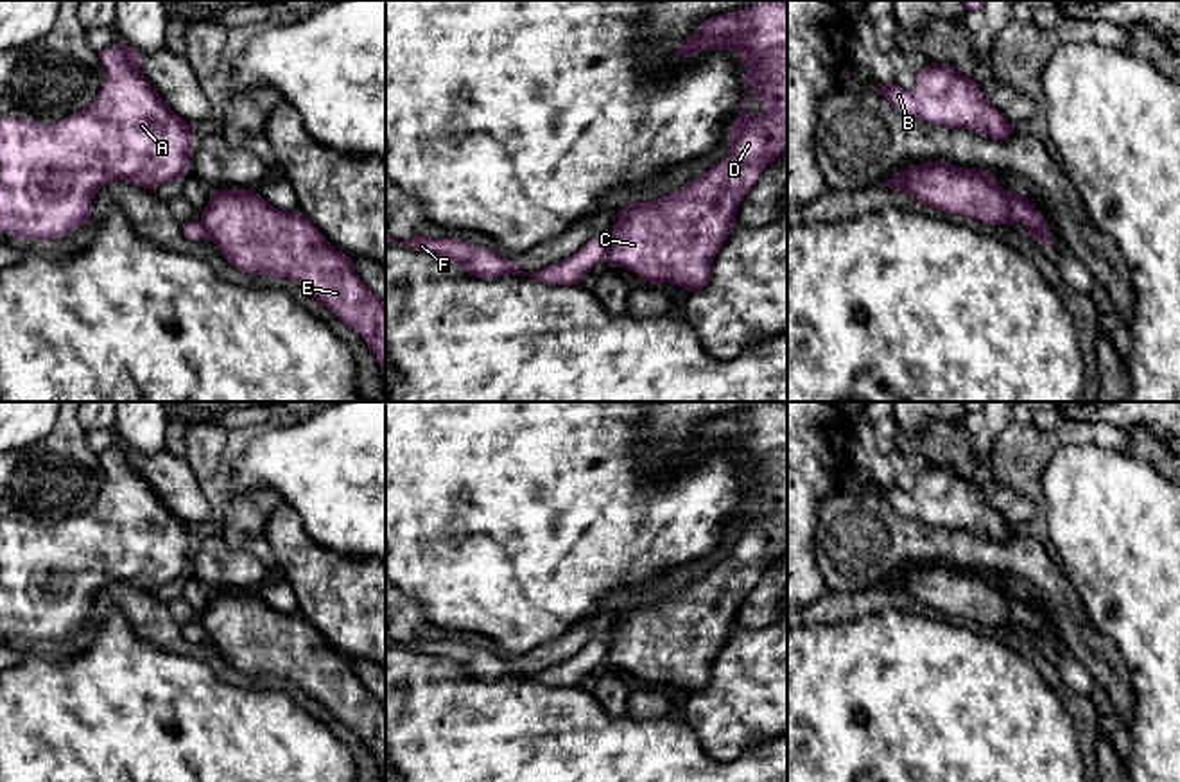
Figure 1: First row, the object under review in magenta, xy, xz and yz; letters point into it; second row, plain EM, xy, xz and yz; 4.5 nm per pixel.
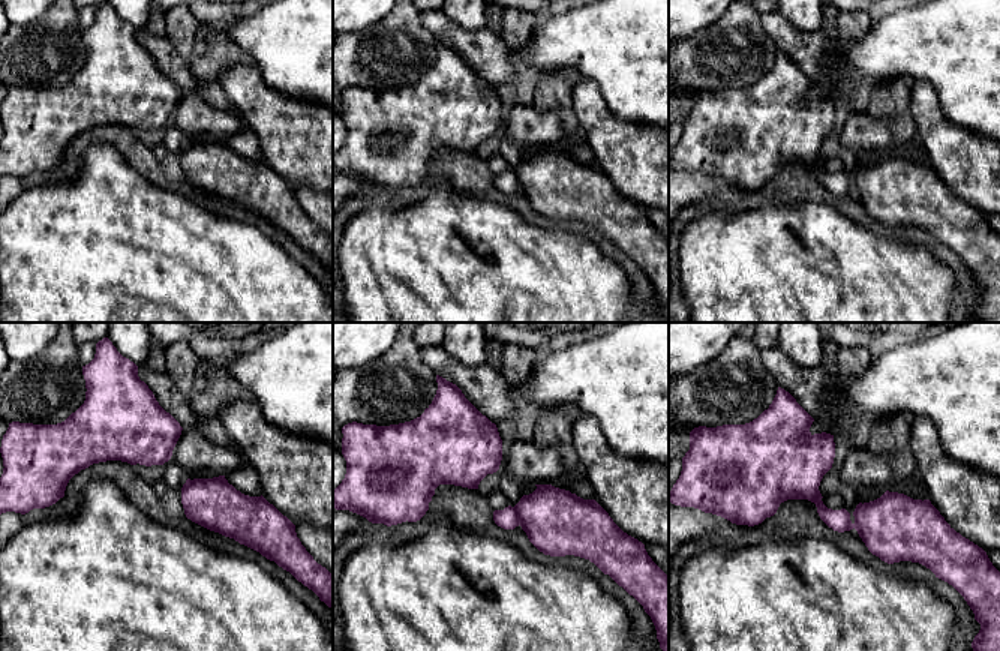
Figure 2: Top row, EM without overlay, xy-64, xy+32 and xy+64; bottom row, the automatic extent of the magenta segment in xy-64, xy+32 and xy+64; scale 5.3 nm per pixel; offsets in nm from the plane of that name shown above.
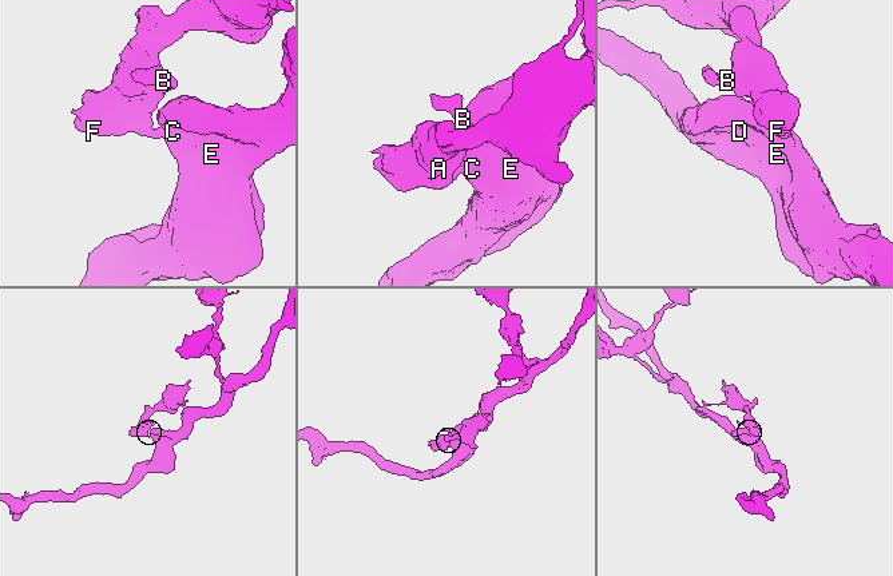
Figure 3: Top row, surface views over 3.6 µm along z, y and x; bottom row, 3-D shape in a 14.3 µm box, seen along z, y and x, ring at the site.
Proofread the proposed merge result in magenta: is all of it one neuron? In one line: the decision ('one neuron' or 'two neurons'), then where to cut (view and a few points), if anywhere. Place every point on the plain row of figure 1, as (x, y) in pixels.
two neurons; cut in xz along (608, 644), (605, 659)

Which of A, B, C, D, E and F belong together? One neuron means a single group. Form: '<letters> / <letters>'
A B F / C D E

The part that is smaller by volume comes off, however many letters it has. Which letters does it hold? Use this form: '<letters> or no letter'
A, B, F

